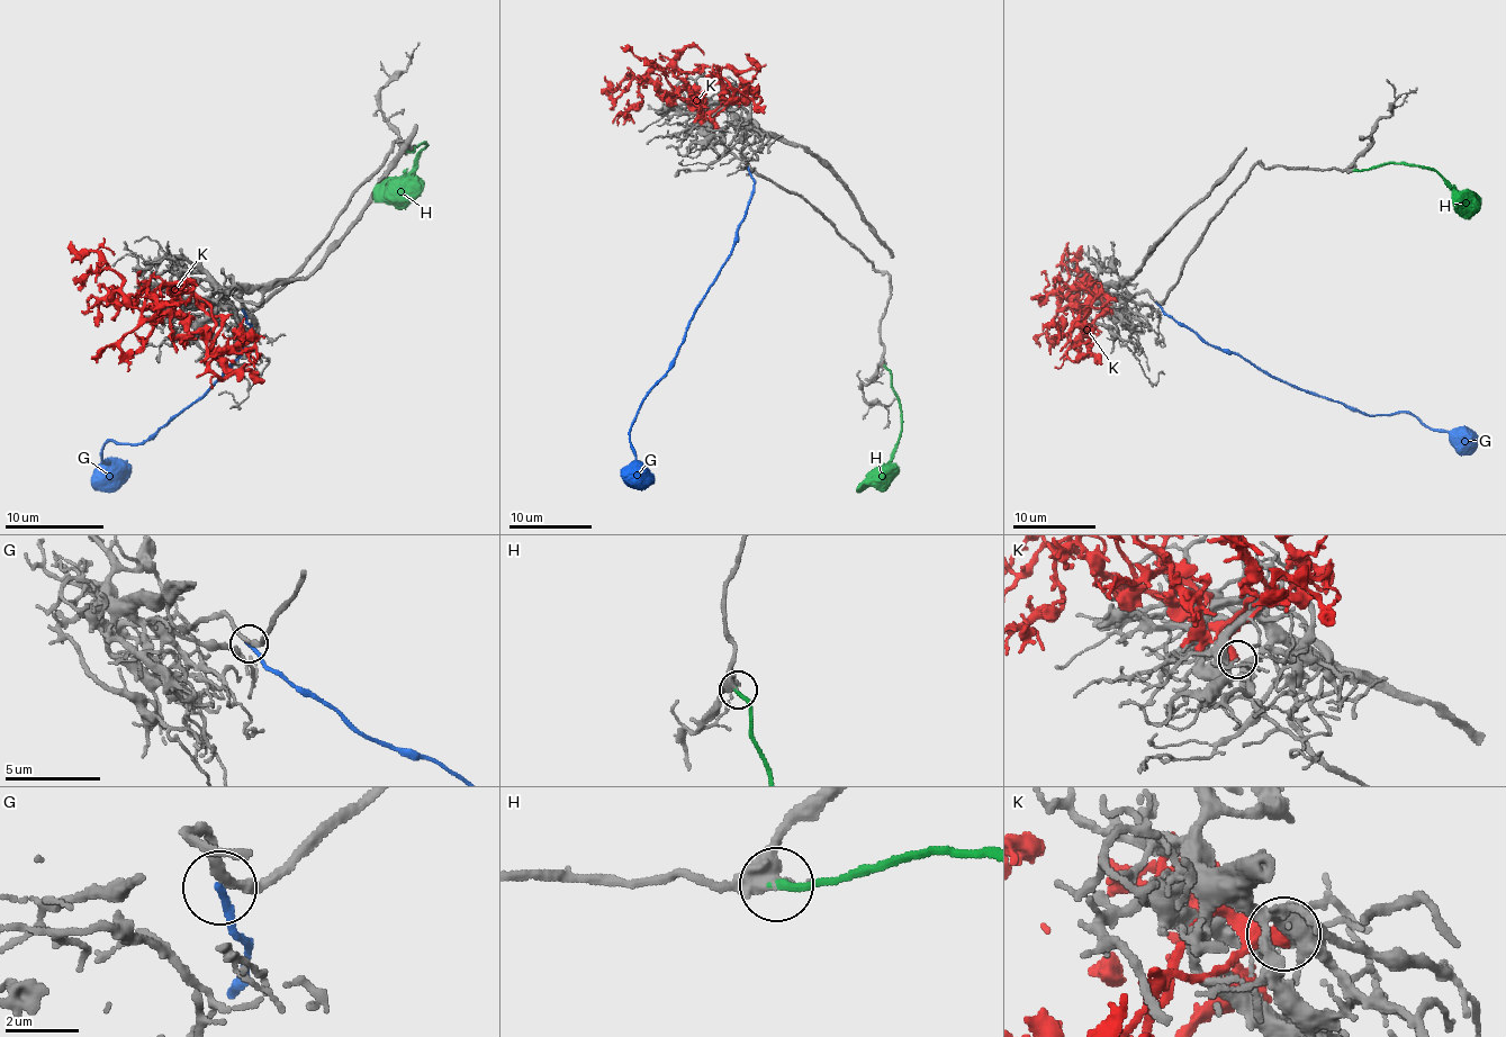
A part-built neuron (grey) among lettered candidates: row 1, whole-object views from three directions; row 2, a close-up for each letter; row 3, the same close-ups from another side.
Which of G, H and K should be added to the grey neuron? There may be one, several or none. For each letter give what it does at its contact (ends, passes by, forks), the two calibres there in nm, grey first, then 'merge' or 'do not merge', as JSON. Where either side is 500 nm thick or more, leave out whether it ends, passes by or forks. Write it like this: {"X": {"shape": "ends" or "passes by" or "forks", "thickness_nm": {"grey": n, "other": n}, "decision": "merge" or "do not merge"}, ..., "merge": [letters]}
{"G": {"shape": "ends", "thickness_nm": {"grey": 280, "other": 200}, "decision": "do not merge"}, "H": {"shape": "ends", "thickness_nm": {"grey": 360, "other": 240}, "decision": "merge"}, "K": {"shape": "ends", "thickness_nm": {"grey": 380, "other": 440}, "decision": "do not merge"}, "merge": ["H"]}

